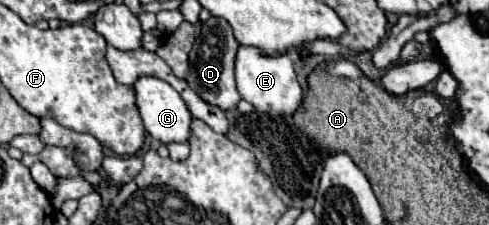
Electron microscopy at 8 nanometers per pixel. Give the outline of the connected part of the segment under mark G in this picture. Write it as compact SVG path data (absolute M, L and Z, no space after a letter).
M138 77L138 81L132 85L134 95L136 95L136 105L140 111L140 117L144 121L144 129L158 141L162 143L172 143L172 141L188 141L190 137L190 121L192 115L188 107L184 105L182 97L162 79L158 77Z

